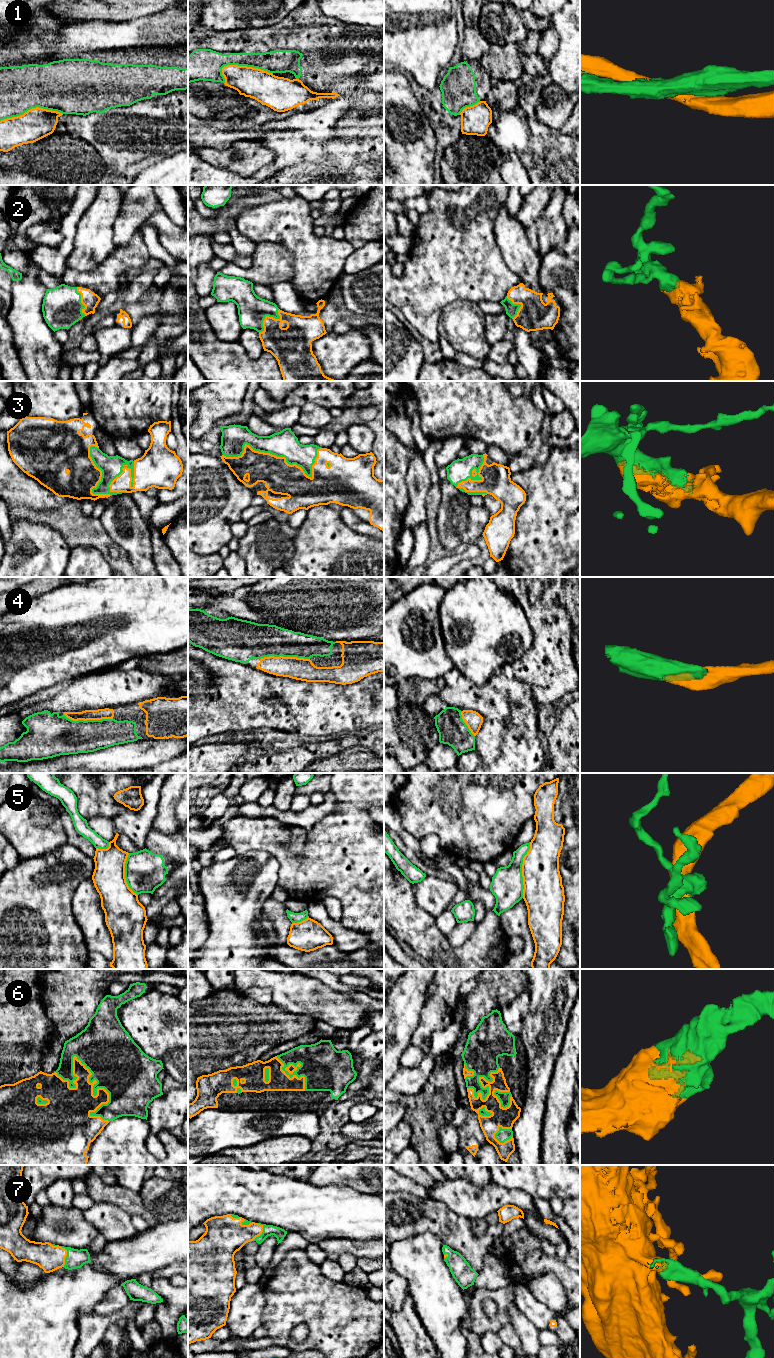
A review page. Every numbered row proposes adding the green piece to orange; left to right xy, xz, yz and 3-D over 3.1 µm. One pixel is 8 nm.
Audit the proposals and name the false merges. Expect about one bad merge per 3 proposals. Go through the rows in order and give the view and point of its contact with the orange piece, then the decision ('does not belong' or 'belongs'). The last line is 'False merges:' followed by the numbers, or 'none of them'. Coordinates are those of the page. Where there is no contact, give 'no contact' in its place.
1: contact xz (246, 66); does not belong
2: contact xz (268, 316); belongs
3: contact xy (101, 494); belongs
4: contact xy (87, 719); belongs
5: contact yz (522, 870); does not belong
6: contact xy (99, 1088); belongs
7: contact xy (66, 1255); belongs
False merges: 1, 5

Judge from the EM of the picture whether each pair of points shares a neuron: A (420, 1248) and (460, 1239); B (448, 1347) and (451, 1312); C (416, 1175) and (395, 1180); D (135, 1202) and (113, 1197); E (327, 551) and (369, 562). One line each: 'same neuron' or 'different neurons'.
A: different neurons
B: same neuron
C: different neurons
D: same neuron
E: same neuron

